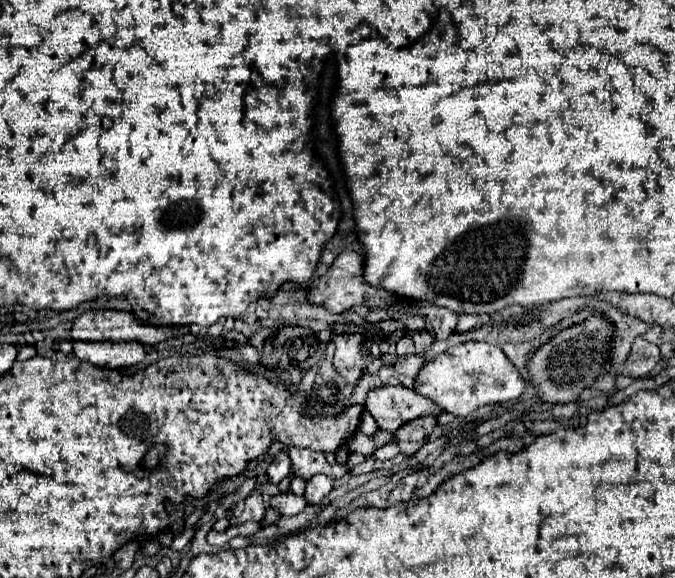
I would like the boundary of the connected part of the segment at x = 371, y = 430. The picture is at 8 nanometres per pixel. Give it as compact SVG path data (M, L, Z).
M363 412L363 416L361 416L361 426L359 426L359 432L367 434L367 436L373 436L377 430L379 430L379 428L377 428L377 424L375 424L373 416L371 416L369 412Z

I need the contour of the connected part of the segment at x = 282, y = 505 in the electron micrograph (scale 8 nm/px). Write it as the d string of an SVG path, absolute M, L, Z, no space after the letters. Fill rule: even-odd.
M279 494L279 496L271 498L271 506L277 508L283 516L293 516L307 508L307 500L303 496L295 496L295 494Z

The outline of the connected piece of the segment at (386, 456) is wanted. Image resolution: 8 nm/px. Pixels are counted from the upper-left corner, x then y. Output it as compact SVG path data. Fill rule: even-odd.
M385 444L385 446L381 446L373 456L375 456L375 460L391 460L391 458L395 458L397 454L401 454L401 450L399 450L397 444Z

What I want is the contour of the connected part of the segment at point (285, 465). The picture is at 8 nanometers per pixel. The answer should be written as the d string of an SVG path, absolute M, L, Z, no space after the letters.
M279 452L273 456L269 468L267 468L267 478L271 484L279 484L283 478L289 476L289 470L291 470L291 460L285 452Z

